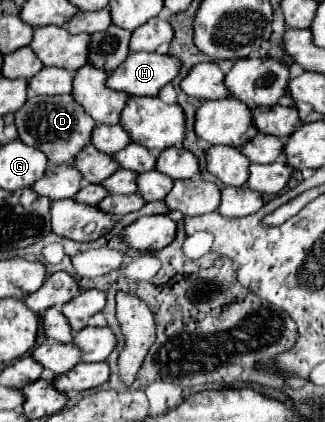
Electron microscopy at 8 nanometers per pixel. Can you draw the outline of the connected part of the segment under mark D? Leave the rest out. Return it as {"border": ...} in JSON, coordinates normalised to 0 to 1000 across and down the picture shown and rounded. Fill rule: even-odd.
{"border":[[[92,225],[49,263],[49,301],[68,339],[123,353],[166,391],[191,391],[222,386],[234,363],[277,339],[295,291],[258,268],[258,258],[246,258],[246,249],[234,249],[234,239],[222,239],[222,225]]]}

